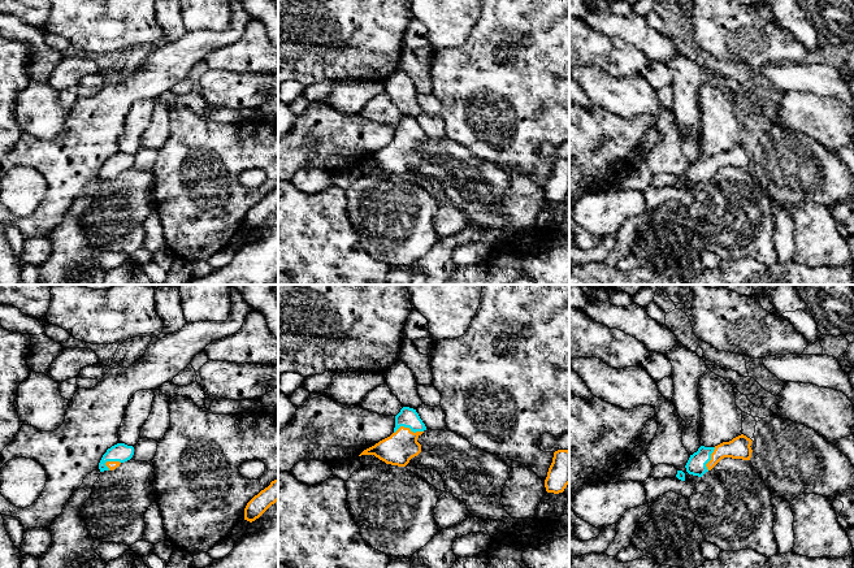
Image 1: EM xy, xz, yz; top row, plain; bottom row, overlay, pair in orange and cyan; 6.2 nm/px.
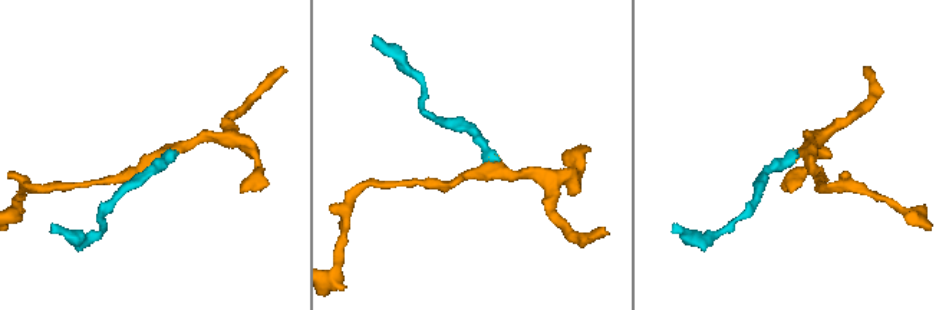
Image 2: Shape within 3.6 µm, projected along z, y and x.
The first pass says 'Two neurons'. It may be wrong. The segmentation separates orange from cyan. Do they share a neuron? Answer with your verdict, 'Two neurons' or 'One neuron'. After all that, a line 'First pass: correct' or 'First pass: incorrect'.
One neuron
First pass: incorrect

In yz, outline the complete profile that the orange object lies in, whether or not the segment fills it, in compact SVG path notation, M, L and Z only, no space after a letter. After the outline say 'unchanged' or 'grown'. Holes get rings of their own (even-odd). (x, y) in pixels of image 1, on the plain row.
M741 143L729 151L723 151L715 156L701 155L697 161L690 164L685 177L689 183L702 186L711 179L721 168L742 168L751 166L751 148Z; grown

